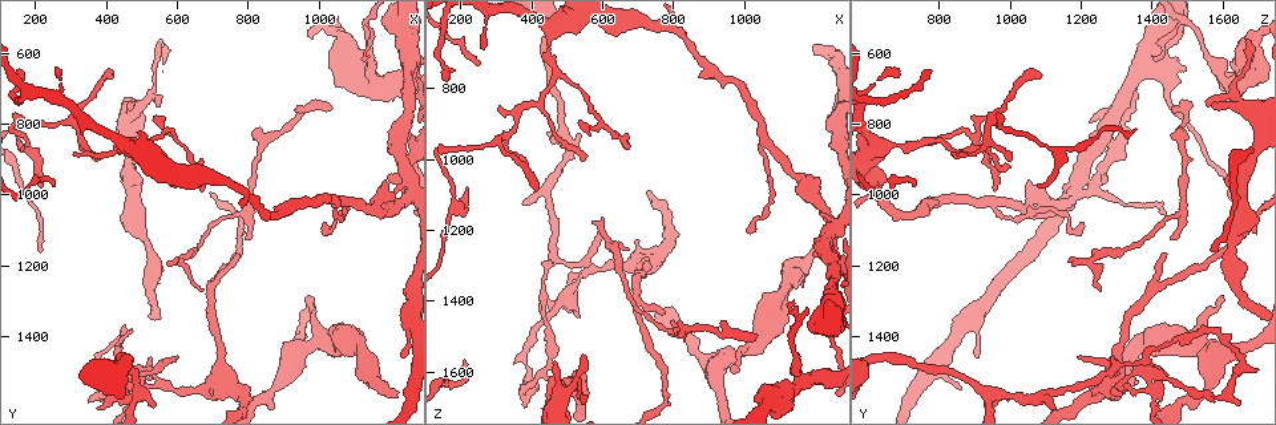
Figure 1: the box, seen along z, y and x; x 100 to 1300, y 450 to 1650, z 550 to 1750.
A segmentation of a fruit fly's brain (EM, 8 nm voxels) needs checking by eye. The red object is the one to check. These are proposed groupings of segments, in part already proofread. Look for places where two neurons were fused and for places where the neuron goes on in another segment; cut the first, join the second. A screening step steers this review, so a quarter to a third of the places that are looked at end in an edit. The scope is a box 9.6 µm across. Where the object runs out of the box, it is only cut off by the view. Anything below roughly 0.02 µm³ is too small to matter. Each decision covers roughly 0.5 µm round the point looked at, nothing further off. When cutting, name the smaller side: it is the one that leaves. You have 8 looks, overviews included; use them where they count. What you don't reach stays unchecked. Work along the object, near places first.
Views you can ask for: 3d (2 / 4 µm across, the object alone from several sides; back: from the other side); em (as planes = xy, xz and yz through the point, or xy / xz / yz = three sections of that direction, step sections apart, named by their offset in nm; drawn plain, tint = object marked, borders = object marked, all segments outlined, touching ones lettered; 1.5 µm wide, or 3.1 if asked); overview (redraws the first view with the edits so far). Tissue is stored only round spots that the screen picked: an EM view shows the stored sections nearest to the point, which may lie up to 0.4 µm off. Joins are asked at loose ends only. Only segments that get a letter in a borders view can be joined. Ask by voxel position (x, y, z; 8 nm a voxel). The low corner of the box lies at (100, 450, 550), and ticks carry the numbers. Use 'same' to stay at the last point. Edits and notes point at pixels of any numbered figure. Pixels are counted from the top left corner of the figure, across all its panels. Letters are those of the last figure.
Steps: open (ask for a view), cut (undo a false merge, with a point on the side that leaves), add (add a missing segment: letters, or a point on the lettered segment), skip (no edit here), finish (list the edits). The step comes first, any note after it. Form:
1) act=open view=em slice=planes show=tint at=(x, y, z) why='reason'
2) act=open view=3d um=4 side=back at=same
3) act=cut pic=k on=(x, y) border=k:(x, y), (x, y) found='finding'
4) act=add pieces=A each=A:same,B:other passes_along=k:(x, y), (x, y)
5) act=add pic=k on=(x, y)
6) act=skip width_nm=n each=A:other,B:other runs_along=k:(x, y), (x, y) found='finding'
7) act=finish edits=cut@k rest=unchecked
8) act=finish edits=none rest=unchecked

act=open view=3d um=4 side=back at=(670, 980, 950) why='thin end'

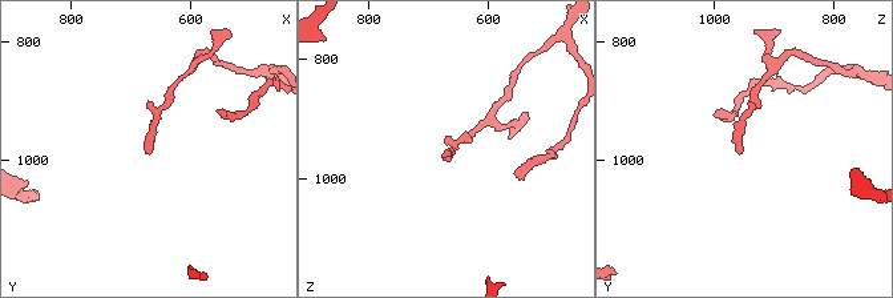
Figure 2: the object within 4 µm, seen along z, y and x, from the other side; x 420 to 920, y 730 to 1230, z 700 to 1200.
act=open view=em slice=planes show=borders at=(670, 985, 950)

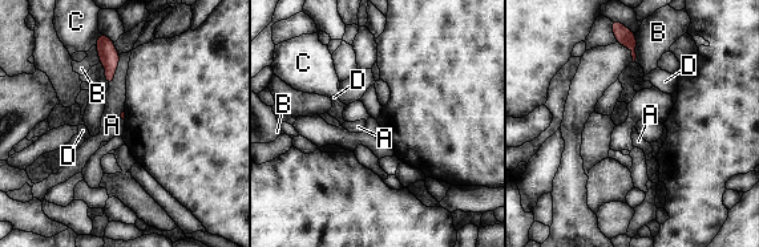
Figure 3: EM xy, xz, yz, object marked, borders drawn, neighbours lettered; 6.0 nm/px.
act=skip each=A:other,B:other,C:other,D:other border=3:(120, 55), (113, 82), (109, 86) found='no lettered segment goes on from it'

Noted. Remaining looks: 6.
act=open view=em slice=planes show=plain at=(1150, 680, 1630) why='small branch off a trunk'

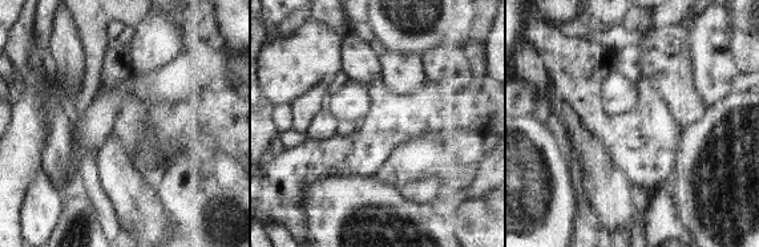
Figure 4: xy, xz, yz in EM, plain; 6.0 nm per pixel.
act=open view=em slice=planes show=borders at=same

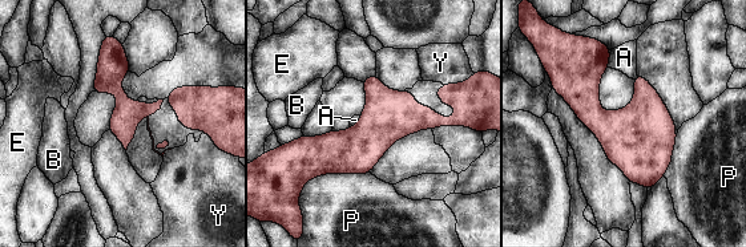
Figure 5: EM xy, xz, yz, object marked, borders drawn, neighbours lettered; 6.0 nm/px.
act=skip longest_contact=P:400nm each=A:other,B:other,E:other,P:other,Y:other border=5:(611, 51), (607, 67) found='all the same neuron'

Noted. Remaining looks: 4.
act=open view=3d um=4 at=(560, 570, 1680) why='free end'

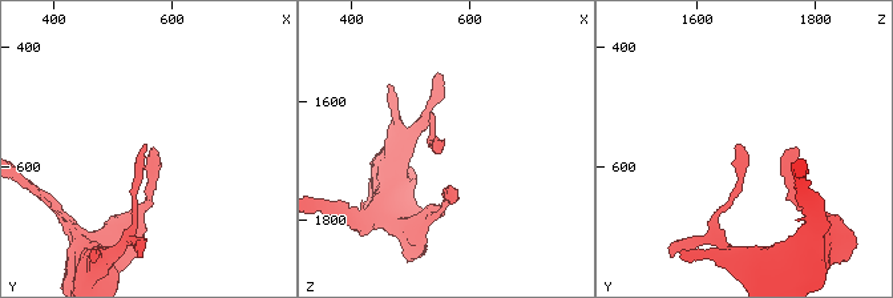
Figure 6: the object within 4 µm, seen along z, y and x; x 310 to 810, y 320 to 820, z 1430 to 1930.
act=open view=em slice=planes show=borders at=(555, 570, 1675) why='need the tissue'

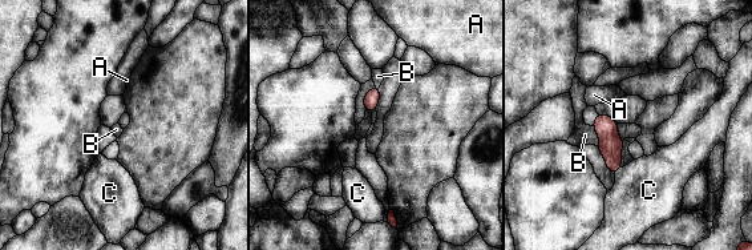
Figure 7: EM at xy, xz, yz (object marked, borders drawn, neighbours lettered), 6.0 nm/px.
act=skip width_nm=90 each=A:other,B:other,C:other border=7:(593, 126), (599, 138), (598, 146) found='none of them fits'

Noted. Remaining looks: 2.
act=finish edits=none rest=unchecked

